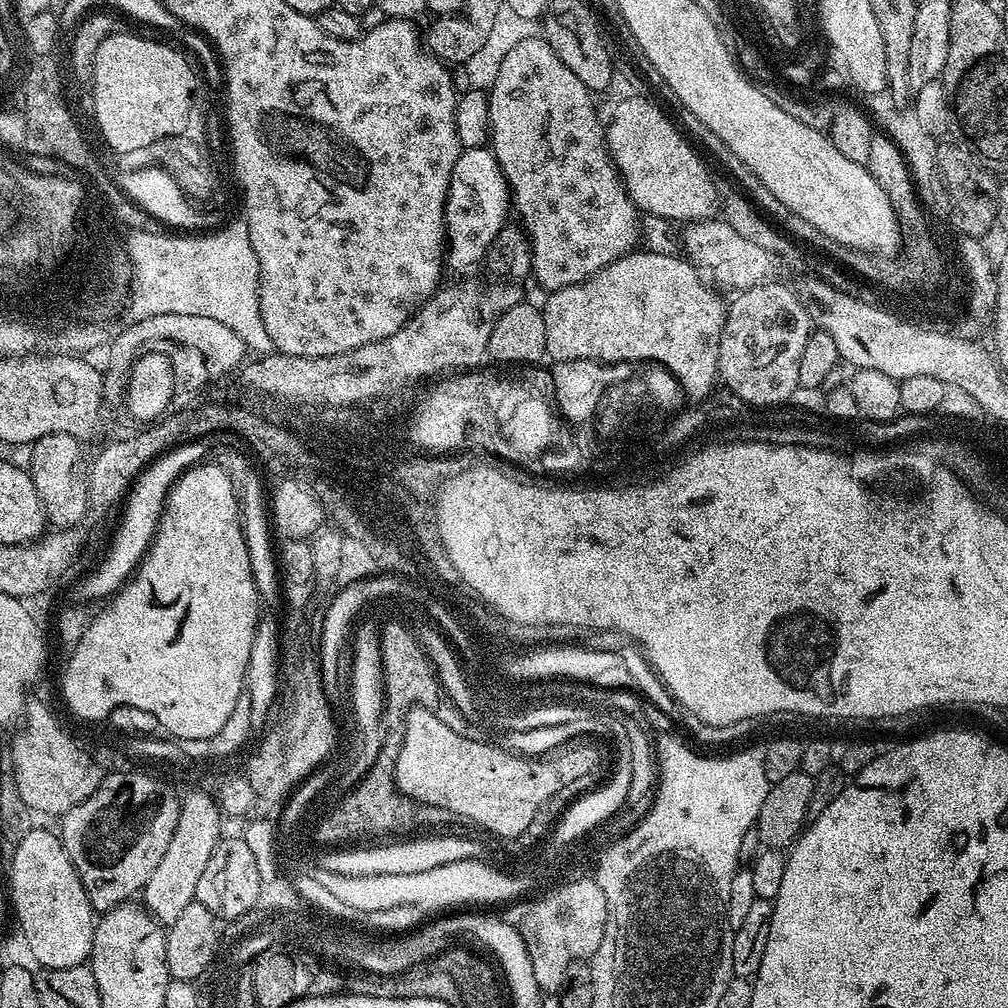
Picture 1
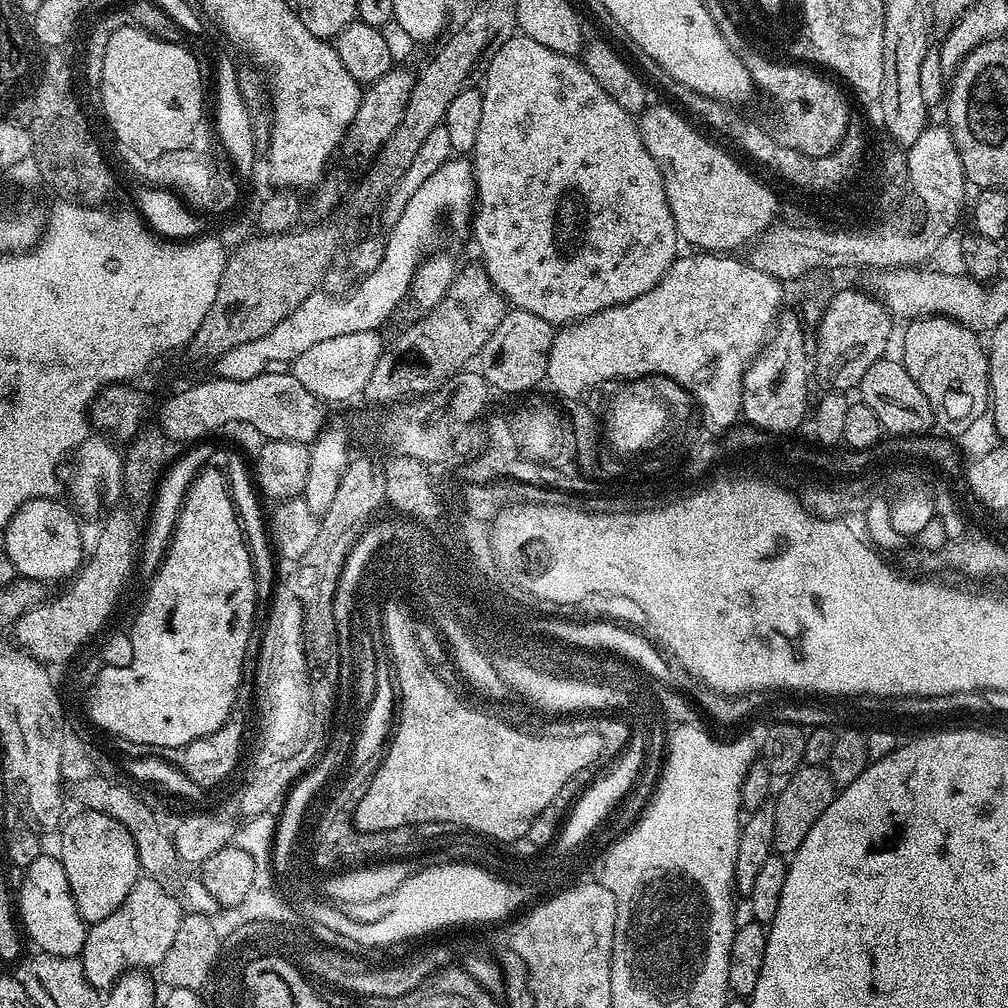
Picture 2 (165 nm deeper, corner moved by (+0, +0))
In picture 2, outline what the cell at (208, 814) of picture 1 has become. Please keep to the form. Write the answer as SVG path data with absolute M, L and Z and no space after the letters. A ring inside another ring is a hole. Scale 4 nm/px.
M141 878L126 894L122 906L102 922L91 925L84 937L84 951L79 957L86 970L90 986L98 990L111 989L126 972L152 970L166 958L170 942L180 925L182 904L163 888L156 878Z

